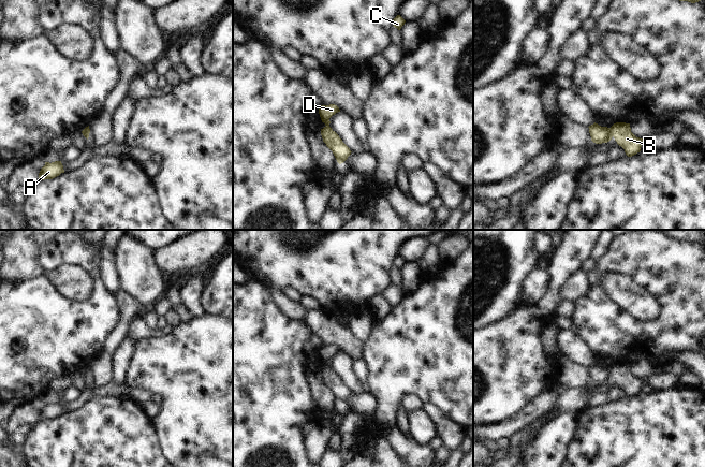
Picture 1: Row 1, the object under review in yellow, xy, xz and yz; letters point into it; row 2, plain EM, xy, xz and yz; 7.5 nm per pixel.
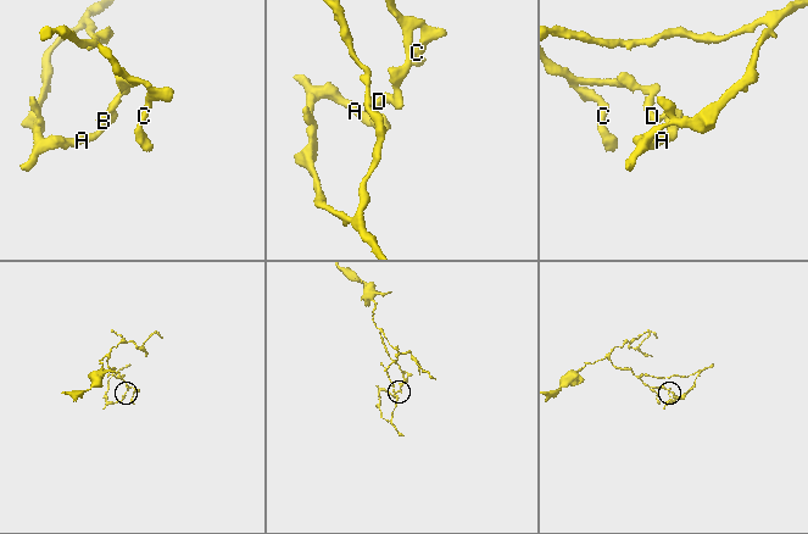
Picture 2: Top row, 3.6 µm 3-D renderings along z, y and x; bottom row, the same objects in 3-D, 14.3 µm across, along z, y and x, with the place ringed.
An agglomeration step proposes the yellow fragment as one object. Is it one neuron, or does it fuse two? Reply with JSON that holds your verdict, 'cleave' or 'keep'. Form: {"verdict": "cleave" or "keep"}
{"verdict": "cleave"}

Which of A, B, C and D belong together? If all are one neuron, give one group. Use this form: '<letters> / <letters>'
A B / C D

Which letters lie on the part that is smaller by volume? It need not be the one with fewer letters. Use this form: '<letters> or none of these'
A, B

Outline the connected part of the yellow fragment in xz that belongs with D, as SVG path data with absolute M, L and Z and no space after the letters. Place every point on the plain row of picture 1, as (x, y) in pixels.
M335 345L321 346L319 349L321 361L325 364L326 367L329 367L329 359L338 352L340 352L340 350Z

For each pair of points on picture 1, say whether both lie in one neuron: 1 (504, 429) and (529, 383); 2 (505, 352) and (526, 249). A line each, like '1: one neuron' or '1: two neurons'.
1: two neurons
2: two neurons

